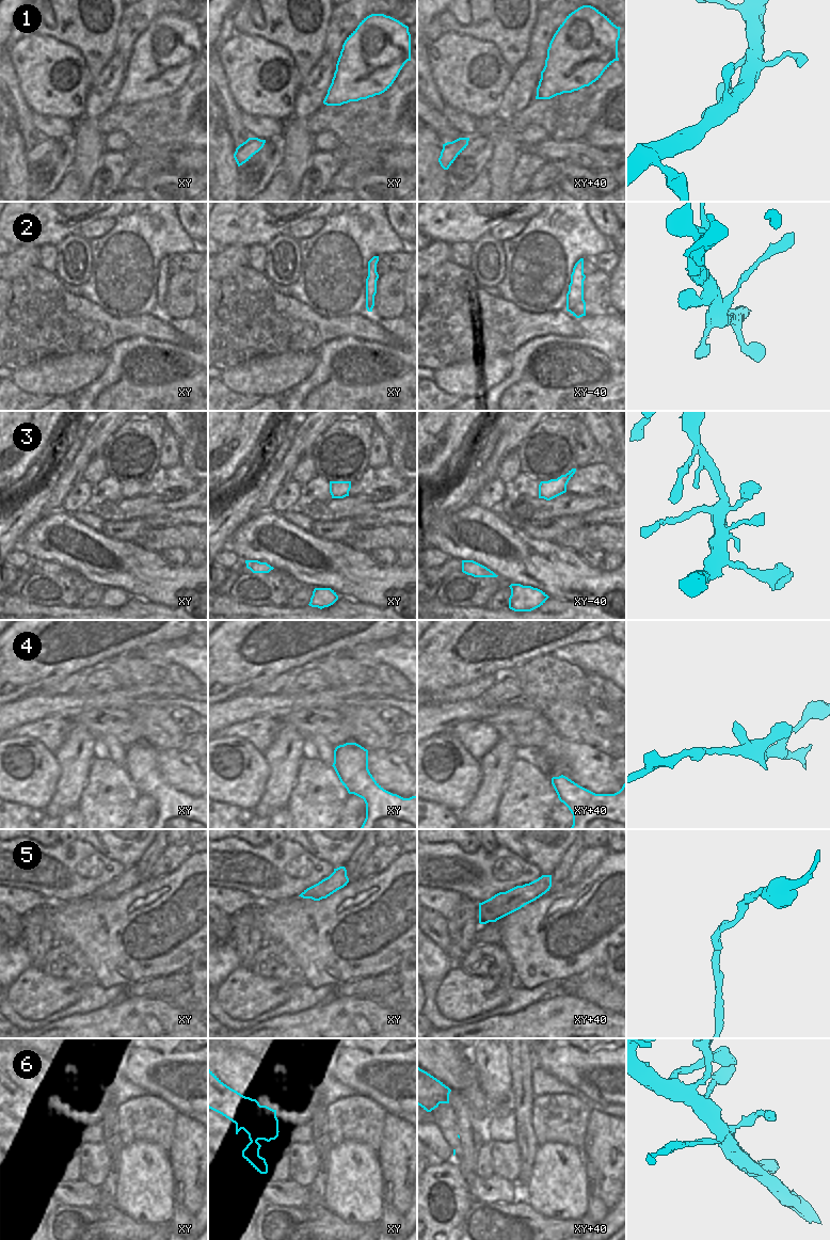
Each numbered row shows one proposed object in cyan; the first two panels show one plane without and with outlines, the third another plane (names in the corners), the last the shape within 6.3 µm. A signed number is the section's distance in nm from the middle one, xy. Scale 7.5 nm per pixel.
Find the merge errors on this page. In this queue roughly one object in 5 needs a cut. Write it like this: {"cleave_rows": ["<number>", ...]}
{"cleave_rows": ["6"]}

